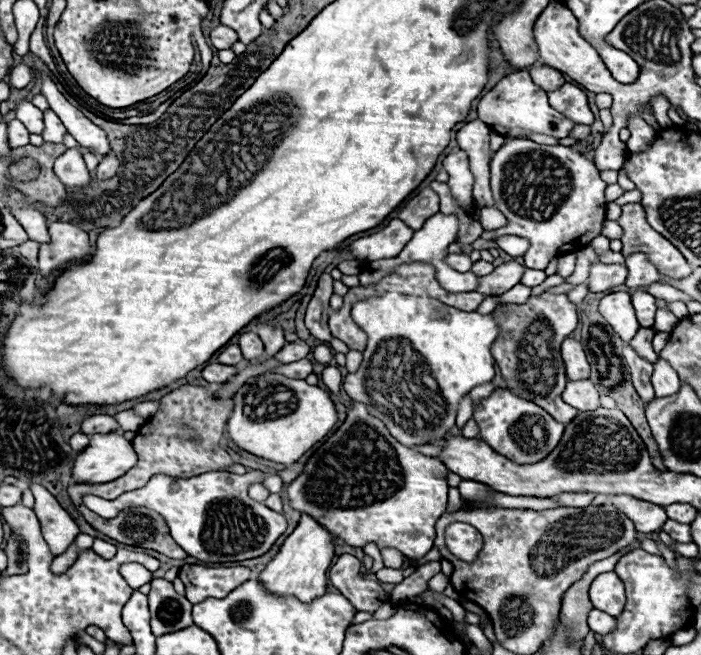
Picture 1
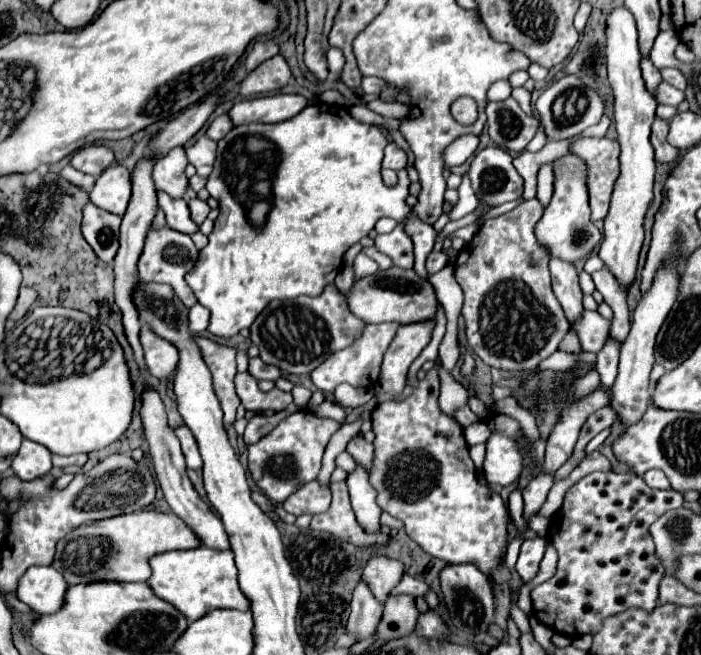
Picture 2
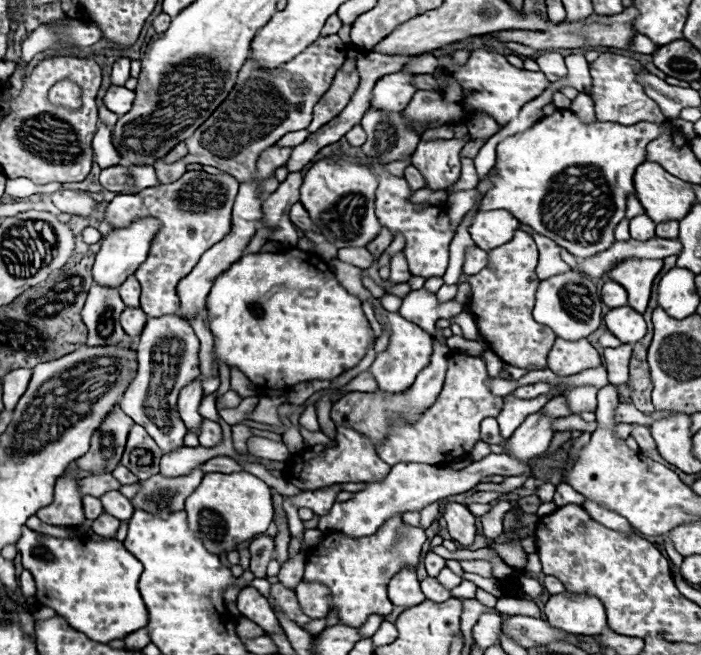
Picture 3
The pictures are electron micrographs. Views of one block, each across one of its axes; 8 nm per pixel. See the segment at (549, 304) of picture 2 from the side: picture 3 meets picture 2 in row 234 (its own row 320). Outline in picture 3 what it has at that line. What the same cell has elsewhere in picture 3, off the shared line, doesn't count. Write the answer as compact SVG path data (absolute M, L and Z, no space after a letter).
M516 230L514 238L492 252L488 252L490 260L488 266L470 276L470 300L468 308L470 314L476 320L478 332L488 342L492 352L502 358L506 364L526 370L544 370L546 368L546 356L550 348L554 346L556 334L548 330L548 326L540 326L532 318L532 308L536 300L536 288L538 288L538 276L536 276L536 264L538 264L538 250L530 234L524 230Z

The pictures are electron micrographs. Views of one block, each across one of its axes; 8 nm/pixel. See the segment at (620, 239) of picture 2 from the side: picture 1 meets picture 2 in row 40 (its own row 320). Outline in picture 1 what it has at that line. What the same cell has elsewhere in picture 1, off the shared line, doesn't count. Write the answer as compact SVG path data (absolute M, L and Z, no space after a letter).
M612 292L606 298L600 300L600 314L606 318L606 322L614 328L614 332L624 340L630 342L640 328L634 308L630 302L628 292Z

